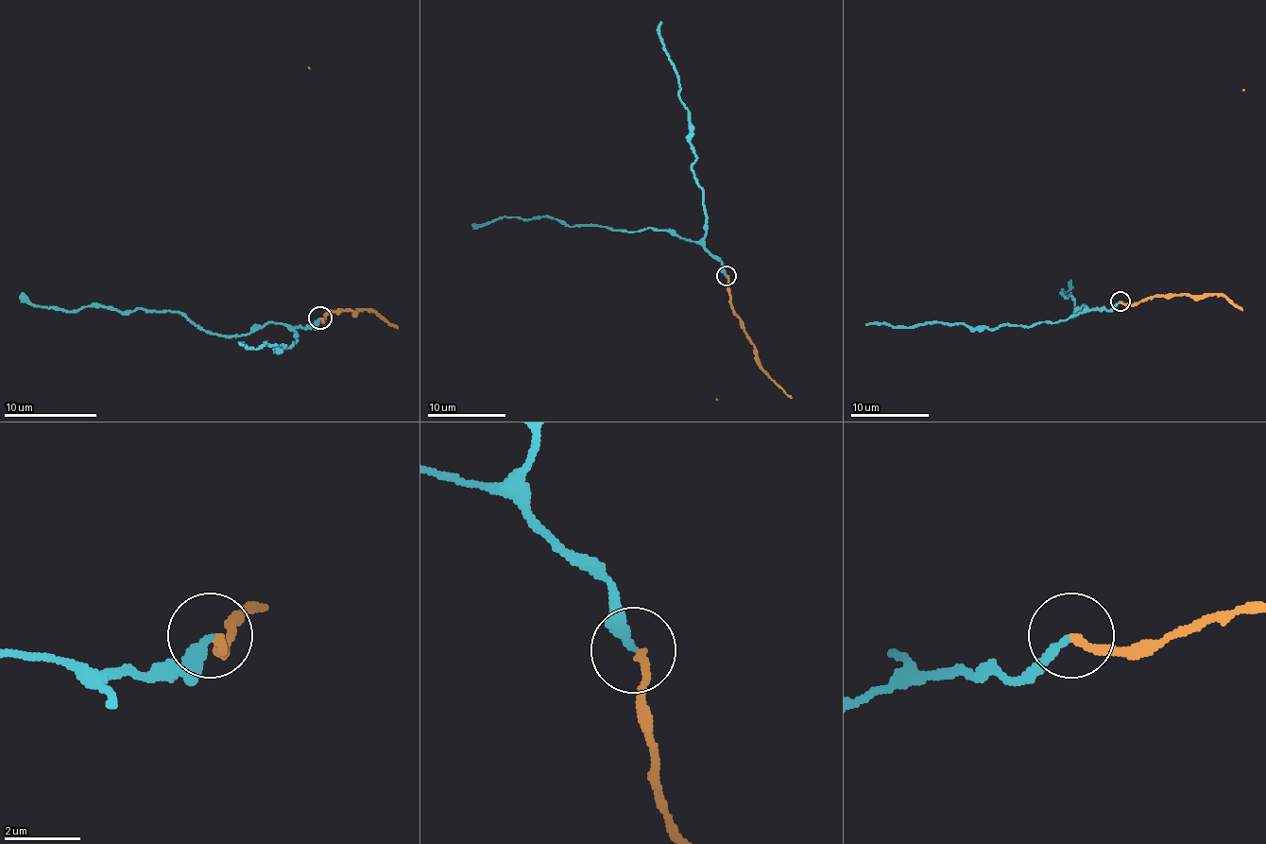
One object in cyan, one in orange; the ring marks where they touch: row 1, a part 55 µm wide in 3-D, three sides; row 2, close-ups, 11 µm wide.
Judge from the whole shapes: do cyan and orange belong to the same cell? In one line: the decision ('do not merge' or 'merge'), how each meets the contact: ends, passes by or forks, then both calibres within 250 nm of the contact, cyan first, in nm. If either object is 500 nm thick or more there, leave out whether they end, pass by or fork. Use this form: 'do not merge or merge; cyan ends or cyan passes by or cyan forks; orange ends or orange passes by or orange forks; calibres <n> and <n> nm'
merge; cyan ends; orange ends; calibres 260 and 220 nm

